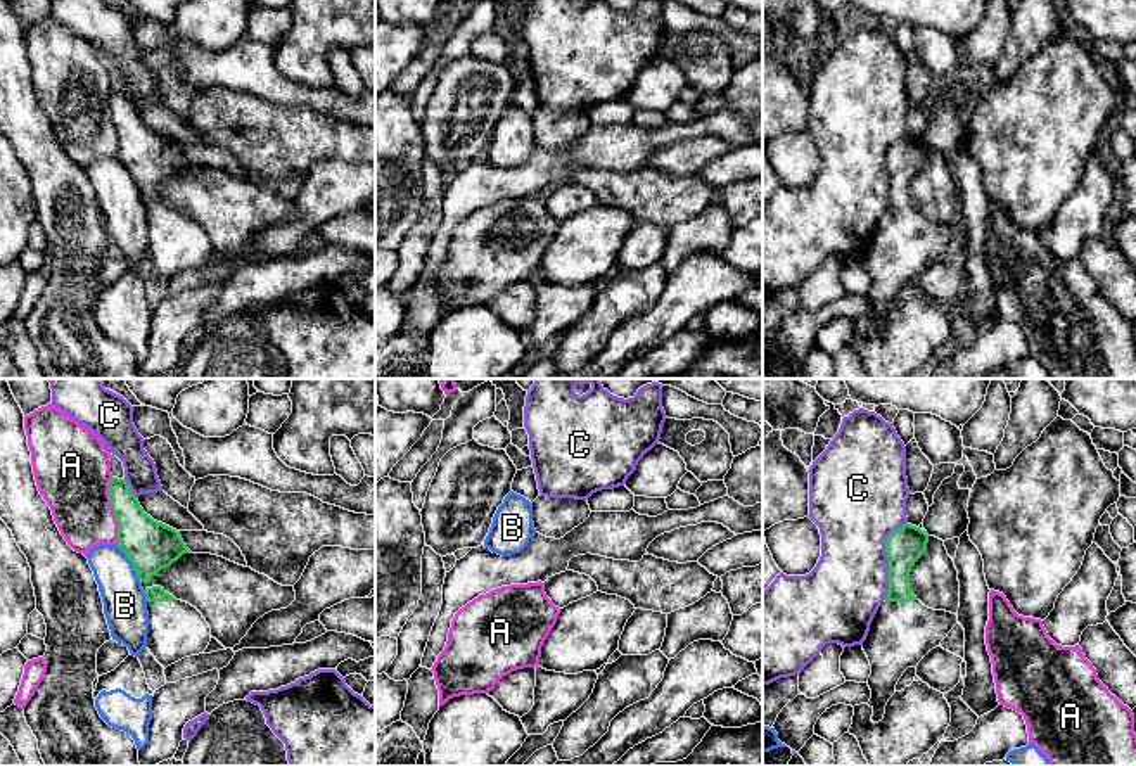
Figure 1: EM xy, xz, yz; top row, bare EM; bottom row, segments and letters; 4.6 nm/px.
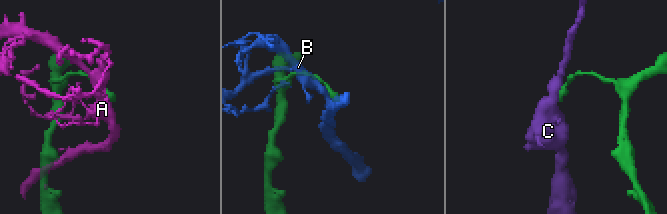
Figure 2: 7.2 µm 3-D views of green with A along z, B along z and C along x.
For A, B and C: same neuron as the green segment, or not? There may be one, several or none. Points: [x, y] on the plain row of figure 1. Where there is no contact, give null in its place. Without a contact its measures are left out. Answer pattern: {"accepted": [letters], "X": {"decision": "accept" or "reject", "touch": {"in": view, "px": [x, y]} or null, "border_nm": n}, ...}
{"accepted": [], "A": {"decision": "reject", "touch": {"in": "xy", "px": [113, 123]}, "border_nm": 320}, "B": {"decision": "reject", "touch": {"in": "xy", "px": [130, 173]}, "border_nm": 200}, "C": {"decision": "reject", "touch": {"in": "yz", "px": [889, 172]}, "border_nm": 380}}

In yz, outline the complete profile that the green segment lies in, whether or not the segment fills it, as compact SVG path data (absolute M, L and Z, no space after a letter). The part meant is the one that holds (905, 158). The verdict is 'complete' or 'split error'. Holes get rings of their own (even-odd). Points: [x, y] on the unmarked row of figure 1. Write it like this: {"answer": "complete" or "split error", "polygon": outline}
{"answer": "split error", "polygon": "M911 137L892 144L885 152L889 206L863 254L871 278L868 318L873 322L873 335L884 332L885 318L903 285L916 280L958 237L956 227L929 221L911 206L909 185L925 166L927 156L929 147Z"}

